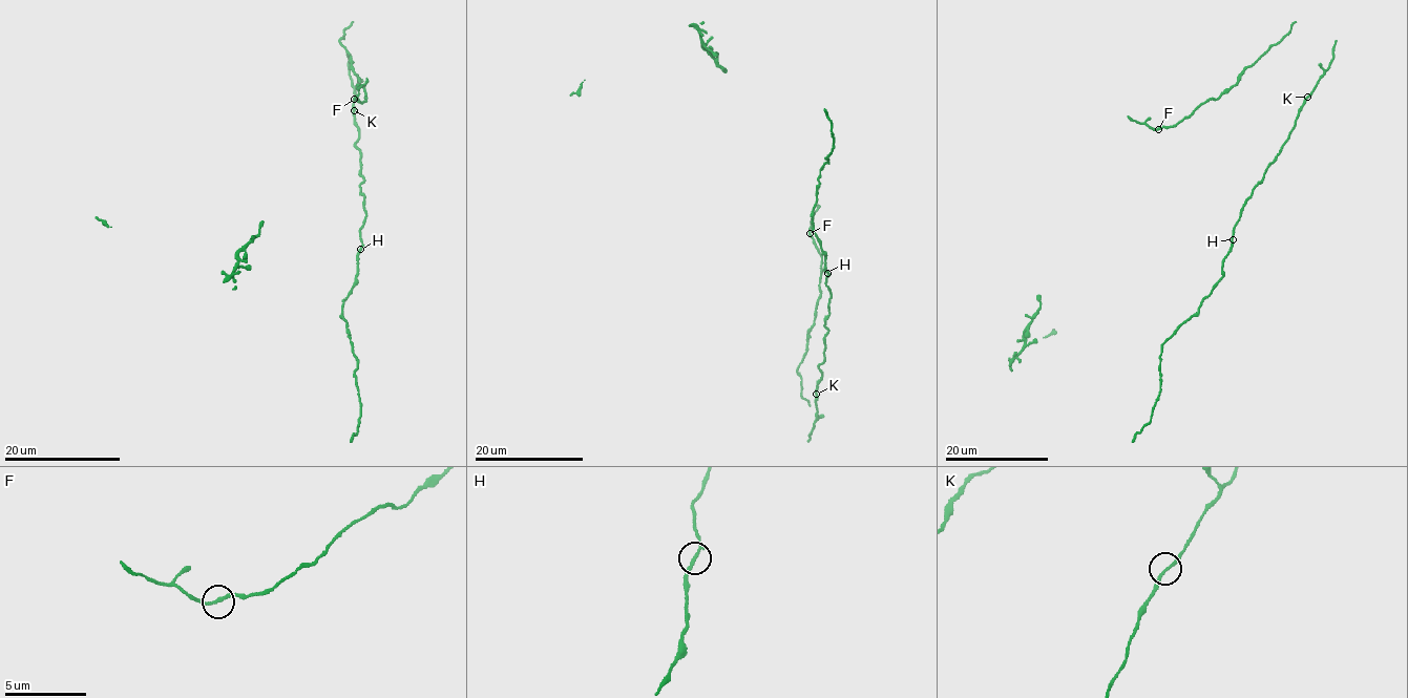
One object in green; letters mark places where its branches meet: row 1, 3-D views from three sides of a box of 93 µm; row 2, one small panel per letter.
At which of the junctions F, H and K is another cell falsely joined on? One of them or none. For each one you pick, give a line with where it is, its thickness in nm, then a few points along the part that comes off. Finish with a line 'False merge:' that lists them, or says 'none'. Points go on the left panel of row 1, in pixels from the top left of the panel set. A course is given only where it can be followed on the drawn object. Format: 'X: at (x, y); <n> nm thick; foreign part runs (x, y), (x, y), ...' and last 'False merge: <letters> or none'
False merge: none

